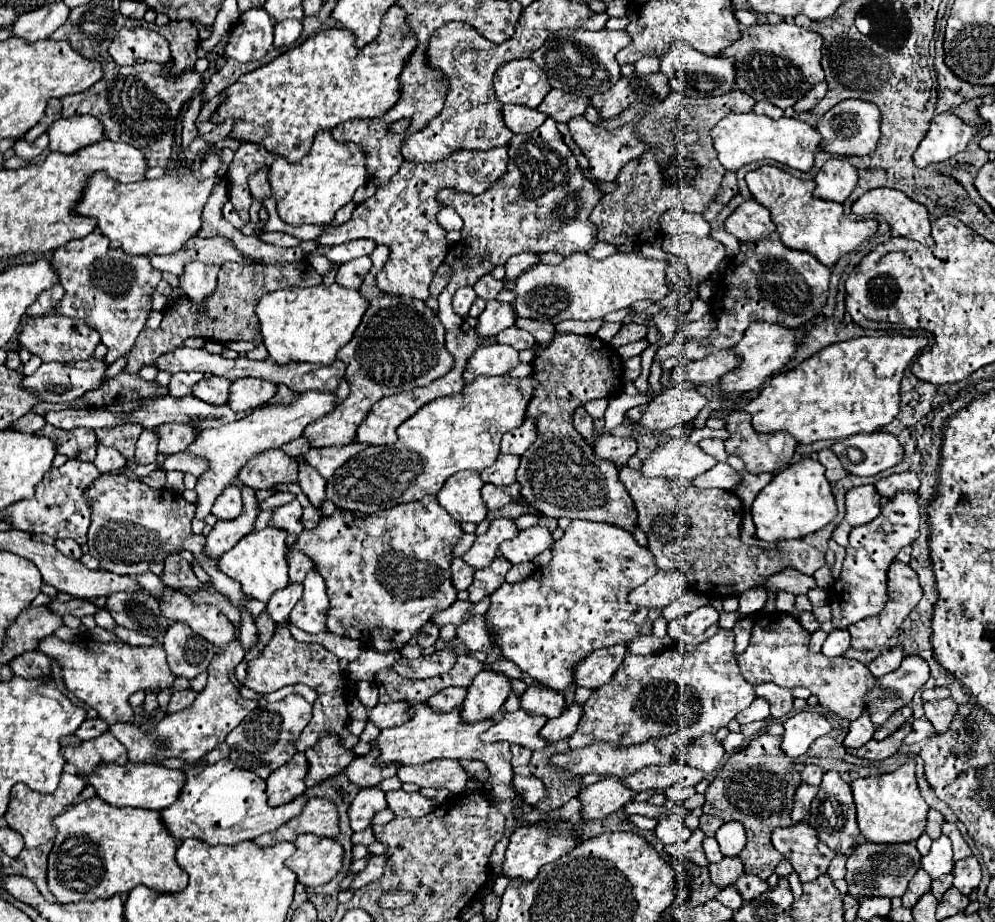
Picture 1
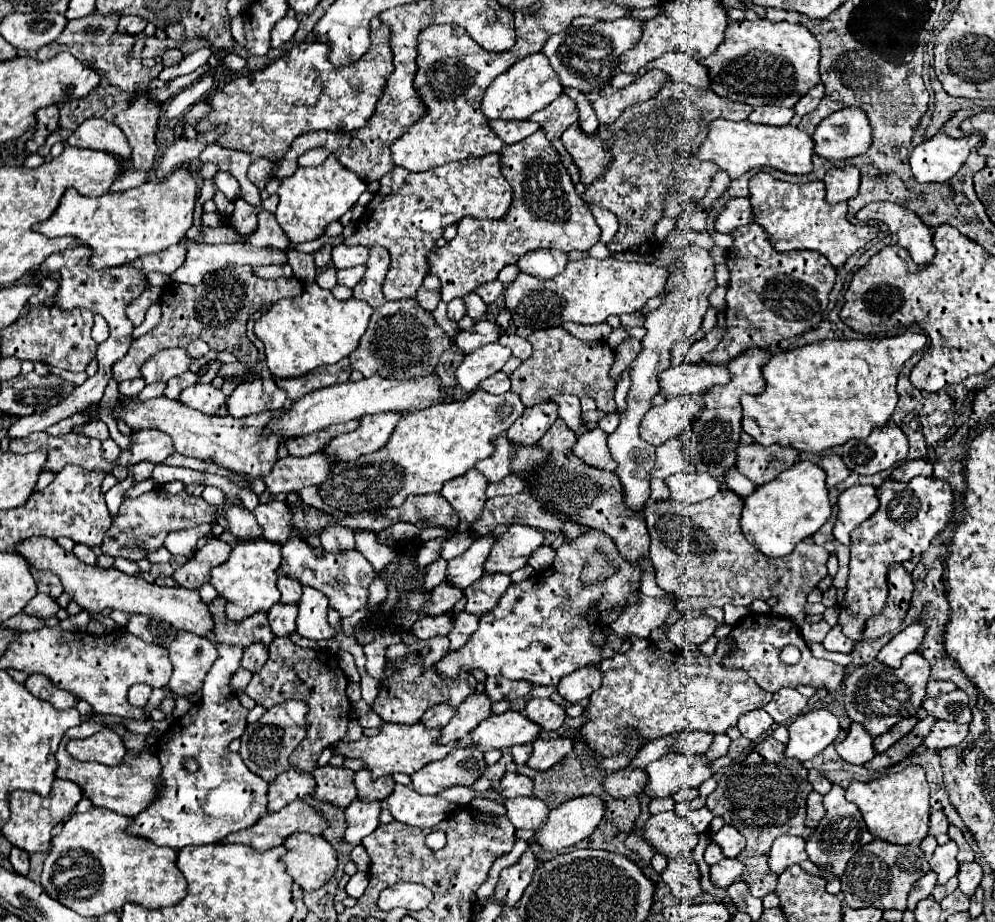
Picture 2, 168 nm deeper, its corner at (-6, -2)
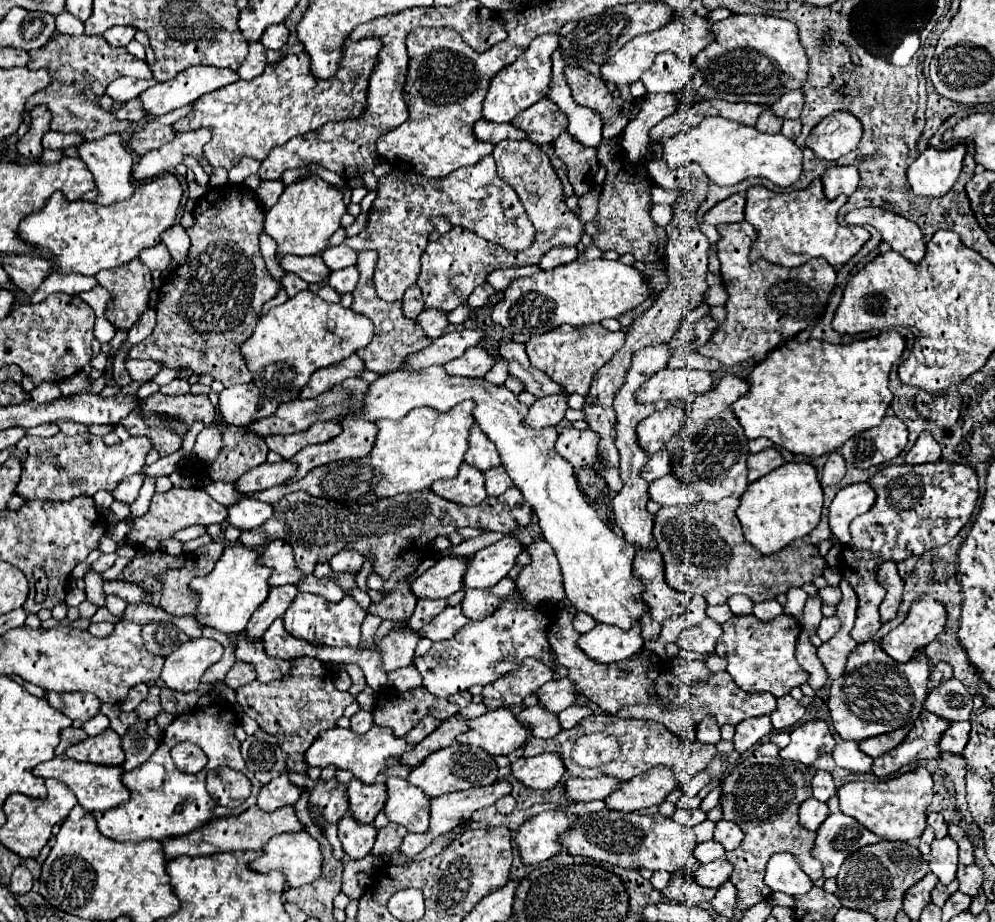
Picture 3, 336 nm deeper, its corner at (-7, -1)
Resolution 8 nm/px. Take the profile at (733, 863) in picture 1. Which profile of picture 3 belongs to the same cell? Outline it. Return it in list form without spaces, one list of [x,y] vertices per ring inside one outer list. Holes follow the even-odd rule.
[[[726,858],[714,860],[710,864],[700,864],[700,868],[696,868],[692,872],[692,878],[706,888],[718,888],[720,884],[724,884],[730,878],[732,872],[732,864]]]

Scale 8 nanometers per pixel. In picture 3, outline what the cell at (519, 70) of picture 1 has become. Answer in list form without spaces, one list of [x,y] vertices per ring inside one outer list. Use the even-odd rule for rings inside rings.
[[[542,34],[530,42],[530,46],[516,58],[512,64],[500,70],[488,88],[488,94],[482,102],[482,118],[488,122],[510,122],[518,112],[536,104],[544,98],[544,90],[548,90],[548,78],[552,74],[552,50],[558,46],[558,34]]]

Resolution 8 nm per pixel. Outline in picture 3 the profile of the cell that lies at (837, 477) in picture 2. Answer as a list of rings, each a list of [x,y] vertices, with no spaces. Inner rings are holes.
[[[832,452],[828,456],[828,462],[826,462],[824,470],[822,470],[822,484],[826,484],[826,486],[838,484],[844,478],[844,474],[846,474],[846,462],[844,462],[842,454]]]

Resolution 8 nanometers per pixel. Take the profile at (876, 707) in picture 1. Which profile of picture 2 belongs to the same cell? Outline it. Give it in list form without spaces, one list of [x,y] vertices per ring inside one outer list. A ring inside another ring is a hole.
[[[917,651],[909,653],[903,659],[903,665],[899,669],[889,669],[879,661],[861,665],[847,675],[843,685],[843,691],[845,691],[843,703],[845,703],[847,715],[853,721],[863,723],[871,737],[883,735],[901,719],[915,715],[917,707],[925,697],[927,681],[929,681],[929,663]]]

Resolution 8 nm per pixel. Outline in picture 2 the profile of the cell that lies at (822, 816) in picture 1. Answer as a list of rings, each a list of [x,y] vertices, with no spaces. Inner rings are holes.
[[[833,785],[831,791],[827,795],[823,795],[823,803],[825,803],[827,813],[819,821],[819,825],[815,827],[813,835],[807,841],[807,855],[809,855],[809,861],[813,861],[815,865],[831,865],[833,873],[839,877],[845,871],[849,859],[855,855],[855,851],[859,847],[863,847],[865,843],[869,843],[873,839],[873,835],[867,831],[861,811],[855,807],[855,803],[845,799],[843,787]]]

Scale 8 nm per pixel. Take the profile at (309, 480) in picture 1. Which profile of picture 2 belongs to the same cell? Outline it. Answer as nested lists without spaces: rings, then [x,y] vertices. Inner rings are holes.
[[[331,521],[325,529],[325,533],[321,533],[321,545],[325,547],[325,551],[351,549],[351,547],[355,547],[353,531],[343,527],[343,525],[337,525],[335,521]]]

